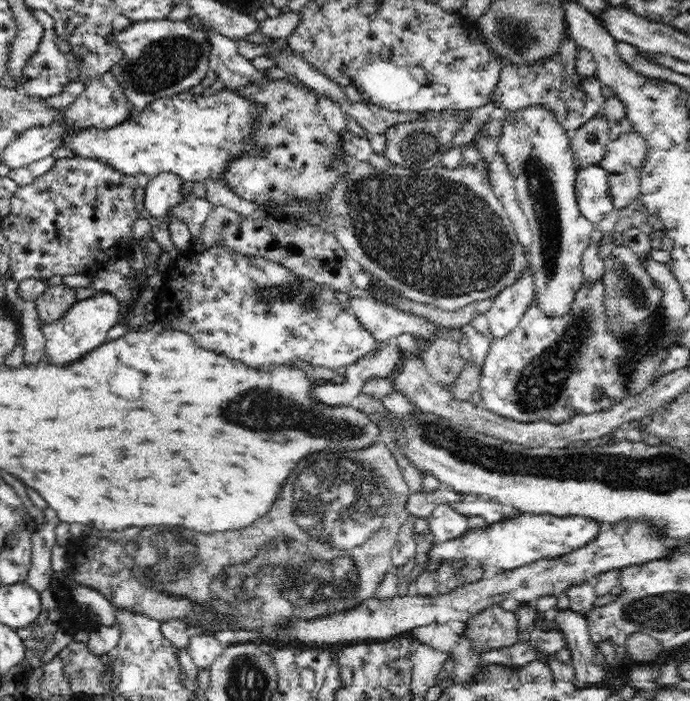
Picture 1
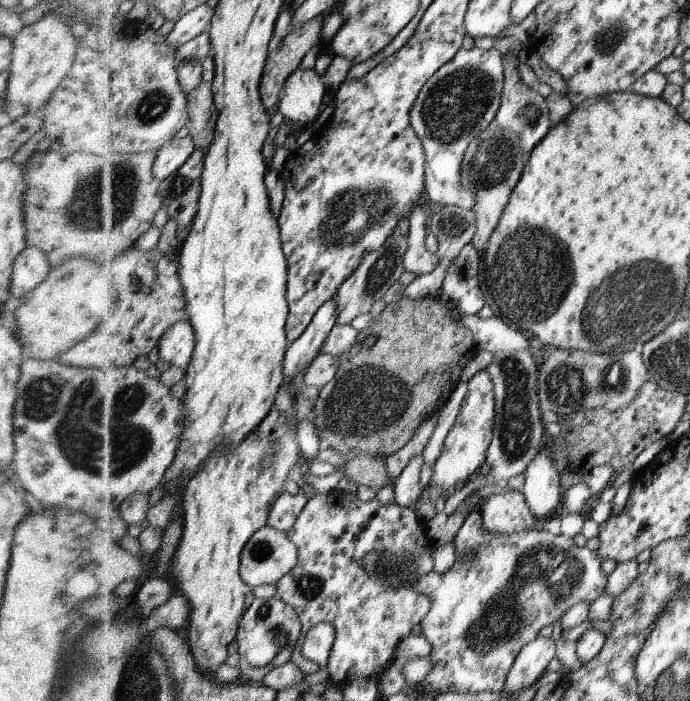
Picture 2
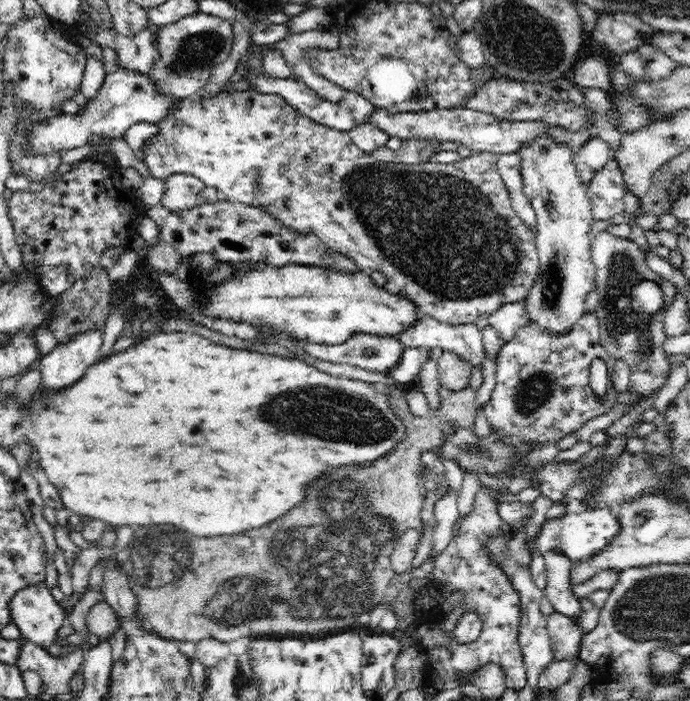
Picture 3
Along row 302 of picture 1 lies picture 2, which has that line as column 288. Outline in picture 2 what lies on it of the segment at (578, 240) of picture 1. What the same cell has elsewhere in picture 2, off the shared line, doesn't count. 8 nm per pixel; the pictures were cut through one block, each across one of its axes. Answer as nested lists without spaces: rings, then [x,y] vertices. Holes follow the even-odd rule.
[[[264,526],[246,546],[243,554],[241,574],[250,587],[260,585],[278,585],[298,564],[300,564],[301,548],[286,532],[272,526]]]

